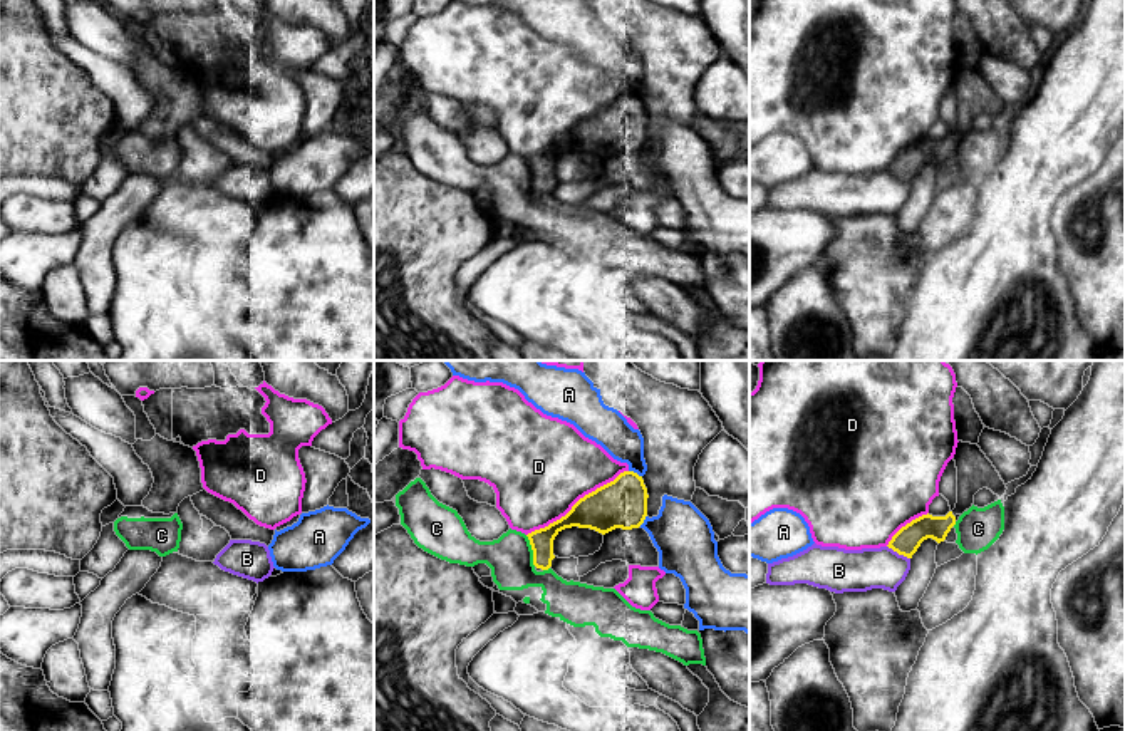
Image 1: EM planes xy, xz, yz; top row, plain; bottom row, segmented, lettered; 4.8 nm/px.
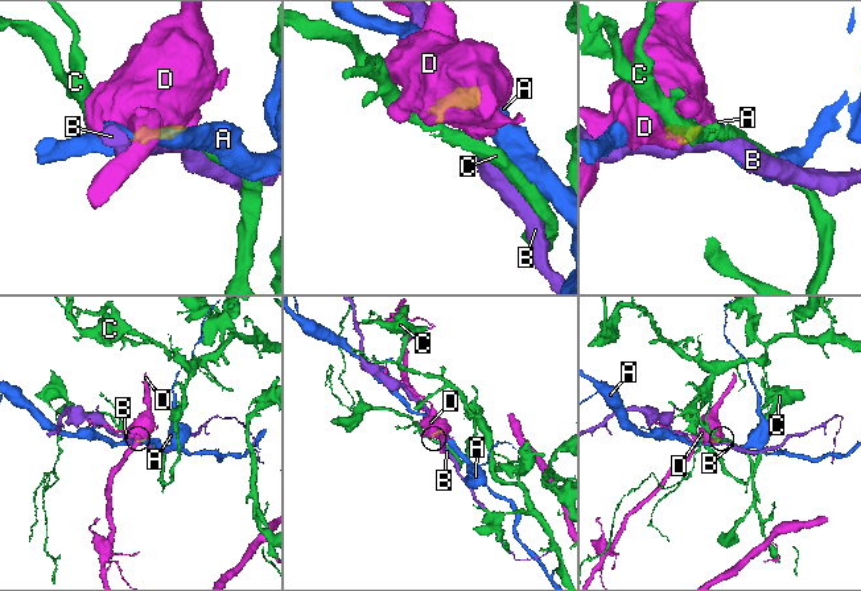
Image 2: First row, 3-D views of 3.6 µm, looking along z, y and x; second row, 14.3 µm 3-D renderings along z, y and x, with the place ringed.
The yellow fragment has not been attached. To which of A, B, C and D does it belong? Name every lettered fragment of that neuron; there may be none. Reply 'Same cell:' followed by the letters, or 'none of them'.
Same cell: none of them

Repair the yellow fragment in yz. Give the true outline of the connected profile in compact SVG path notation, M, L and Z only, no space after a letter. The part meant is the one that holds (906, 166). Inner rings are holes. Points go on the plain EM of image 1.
M957 67L954 79L957 92L957 127L946 141L922 139L902 151L889 166L889 173L912 183L920 168L927 163L937 168L944 166L951 153L956 149L956 141L962 139L974 127L974 119L988 112L999 122L1006 119L1006 109L993 87L986 82L977 69Z

